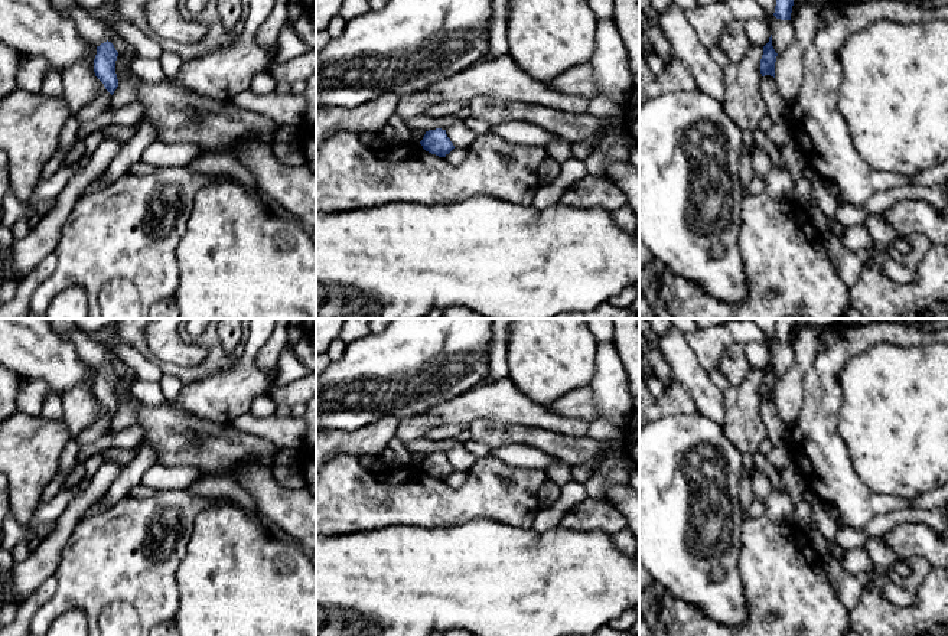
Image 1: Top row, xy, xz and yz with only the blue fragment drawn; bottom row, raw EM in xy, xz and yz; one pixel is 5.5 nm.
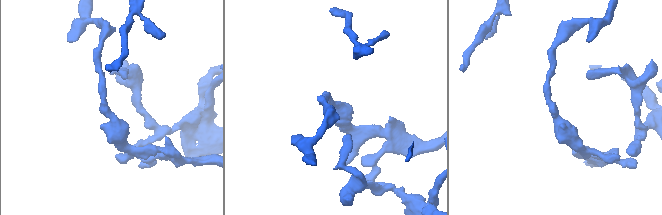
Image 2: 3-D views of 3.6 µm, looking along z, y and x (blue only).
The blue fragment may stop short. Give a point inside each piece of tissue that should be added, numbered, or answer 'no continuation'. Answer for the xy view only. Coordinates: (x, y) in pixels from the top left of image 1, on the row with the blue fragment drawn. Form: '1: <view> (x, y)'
no continuation

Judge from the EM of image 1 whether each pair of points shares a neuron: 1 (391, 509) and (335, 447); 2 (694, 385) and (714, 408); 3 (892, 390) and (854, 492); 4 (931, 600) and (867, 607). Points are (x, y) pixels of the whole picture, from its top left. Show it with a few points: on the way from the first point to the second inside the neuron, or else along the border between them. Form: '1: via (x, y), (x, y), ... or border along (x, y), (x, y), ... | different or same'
1: border along (357, 456), (336, 455), (331, 459) | different
2: via (700, 391), (710, 403) | same
3: border along (846, 446), (856, 475), (872, 491), (888, 495) | different
4: via (915, 615), (883, 615) | same

